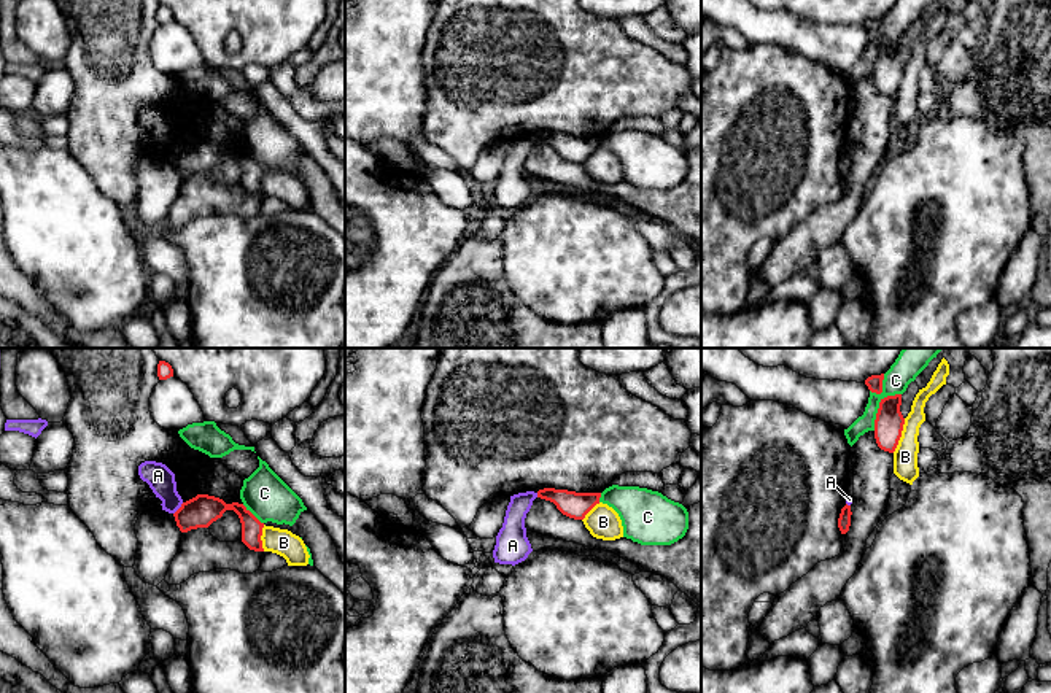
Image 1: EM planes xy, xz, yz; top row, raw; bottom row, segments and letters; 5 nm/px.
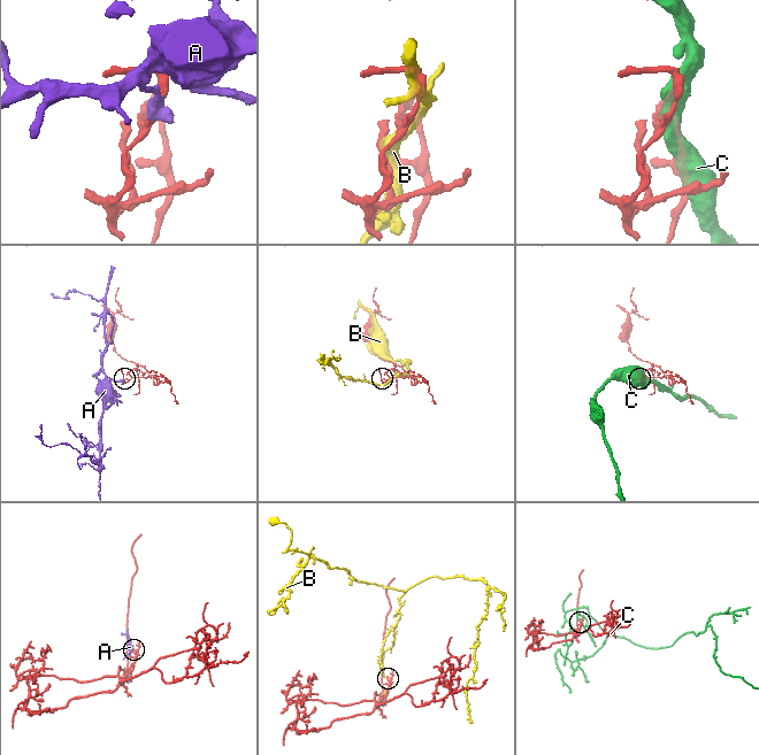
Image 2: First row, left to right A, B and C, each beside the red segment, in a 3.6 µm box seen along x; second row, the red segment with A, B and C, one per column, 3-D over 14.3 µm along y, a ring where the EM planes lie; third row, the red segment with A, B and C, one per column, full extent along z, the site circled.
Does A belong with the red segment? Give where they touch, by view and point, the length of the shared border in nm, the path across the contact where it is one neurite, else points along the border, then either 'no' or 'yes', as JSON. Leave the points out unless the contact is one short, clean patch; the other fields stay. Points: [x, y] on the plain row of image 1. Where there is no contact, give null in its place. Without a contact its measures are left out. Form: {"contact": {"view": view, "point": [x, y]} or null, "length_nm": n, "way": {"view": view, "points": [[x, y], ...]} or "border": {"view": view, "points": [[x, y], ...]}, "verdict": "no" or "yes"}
{"contact": {"view": "xy", "point": [178, 153]}, "length_nm": 80, "border": {"view": "xy", "points": [[183, 147], [174, 158]]}, "verdict": "no"}

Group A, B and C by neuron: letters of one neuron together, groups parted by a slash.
A / B / C

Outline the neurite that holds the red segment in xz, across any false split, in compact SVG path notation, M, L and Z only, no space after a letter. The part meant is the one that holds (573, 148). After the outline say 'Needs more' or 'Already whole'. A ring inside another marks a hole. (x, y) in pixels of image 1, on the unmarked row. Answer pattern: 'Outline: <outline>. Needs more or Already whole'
Outline: M544 132L537 135L537 141L553 146L557 153L569 162L584 164L585 159L599 148L601 137Z. Already whole

